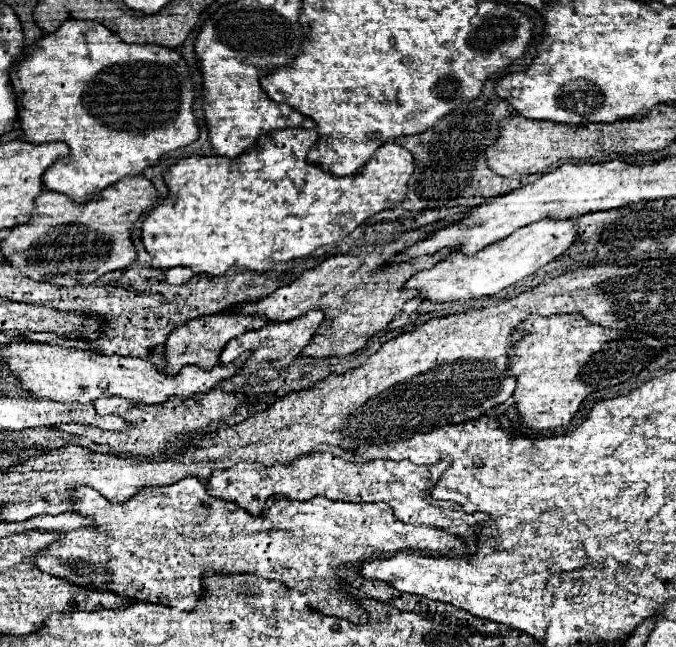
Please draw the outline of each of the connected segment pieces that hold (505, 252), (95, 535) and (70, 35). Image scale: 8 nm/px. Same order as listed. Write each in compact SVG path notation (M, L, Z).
M543 218L541 222L533 222L521 230L515 230L509 238L503 238L501 242L493 242L493 246L479 250L479 254L473 256L451 254L449 258L437 262L433 268L417 272L405 284L405 288L419 290L419 294L431 302L467 302L471 298L493 296L499 290L535 274L547 262L561 256L575 242L577 230L579 226L571 218L567 220Z
M183 478L183 480L179 480L179 482L171 484L171 486L141 488L135 496L131 496L129 500L119 502L119 504L107 502L101 494L97 494L97 490L93 490L89 486L71 490L71 498L69 500L71 500L71 512L77 512L77 514L89 518L91 520L91 528L81 528L81 530L65 532L65 534L61 534L61 538L57 538L57 542L53 542L53 546L47 546L45 550L41 550L41 554L37 554L37 558L35 558L35 566L41 572L57 576L57 578L65 578L69 584L85 586L87 590L105 590L105 592L109 590L109 592L115 592L115 594L125 596L125 598L133 598L133 600L141 600L141 602L153 602L153 604L165 604L165 606L175 606L175 608L181 608L181 610L193 610L197 606L197 602L201 598L201 592L203 592L203 572L205 570L229 570L231 574L255 574L255 576L261 576L261 578L267 578L267 580L277 580L277 582L285 584L287 588L297 590L299 594L303 594L305 602L311 604L311 608L317 608L319 612L341 616L341 618L349 618L353 622L361 622L361 616L359 616L355 600L353 602L347 600L347 598L351 598L351 594L341 588L343 580L339 578L339 572L345 570L349 564L361 564L363 560L373 558L373 556L395 554L395 552L401 552L403 548L405 550L425 550L425 552L433 552L433 554L447 554L449 550L455 550L457 554L467 556L465 544L459 538L455 538L453 534L449 534L445 530L439 530L439 528L405 524L405 522L401 522L401 520L397 520L393 516L393 508L389 504L349 504L349 502L335 502L335 500L329 500L325 496L315 496L315 498L305 500L305 502L297 502L297 500L289 500L289 498L267 498L265 510L261 514L253 516L247 510L239 508L235 502L209 496L205 484L199 478Z
M67 20L67 22L61 24L59 30L51 32L51 34L43 34L41 40L37 40L33 46L25 46L25 48L29 48L29 50L19 54L19 58L13 62L11 74L9 74L15 96L17 96L17 104L21 102L21 110L19 110L19 116L17 116L17 120L21 124L21 130L27 134L27 142L31 142L31 144L65 142L69 146L69 156L59 158L55 162L55 166L49 168L49 172L45 172L43 178L41 178L43 186L47 190L67 194L75 202L87 202L97 192L111 186L113 182L117 182L117 180L121 180L125 176L141 174L147 166L153 166L165 152L187 146L187 144L191 144L191 142L195 142L199 138L199 130L197 130L193 108L191 108L193 106L193 82L191 82L185 60L175 50L165 48L165 46L157 46L157 44L127 44L117 34L113 34L111 30L107 30L105 26L101 26L95 20Z

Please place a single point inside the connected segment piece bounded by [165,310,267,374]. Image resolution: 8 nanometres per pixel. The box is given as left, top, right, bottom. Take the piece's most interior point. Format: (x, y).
(200, 341)

